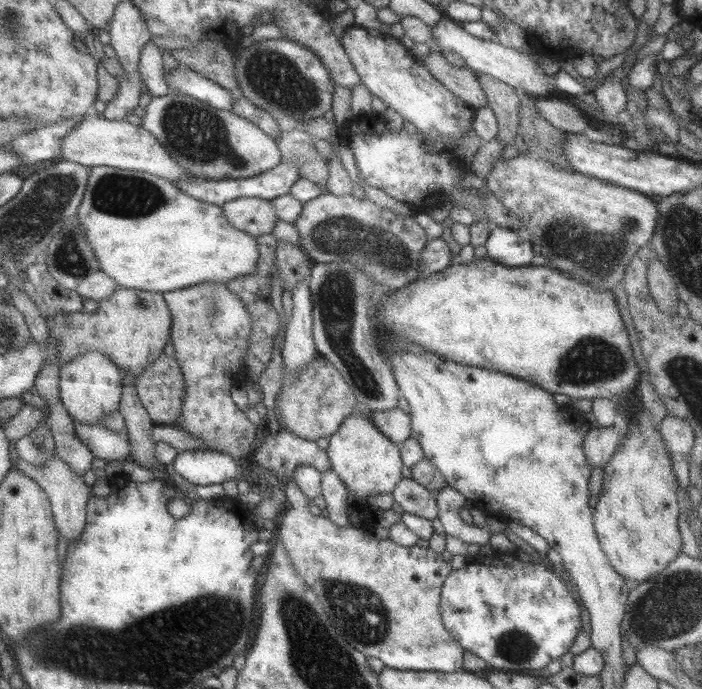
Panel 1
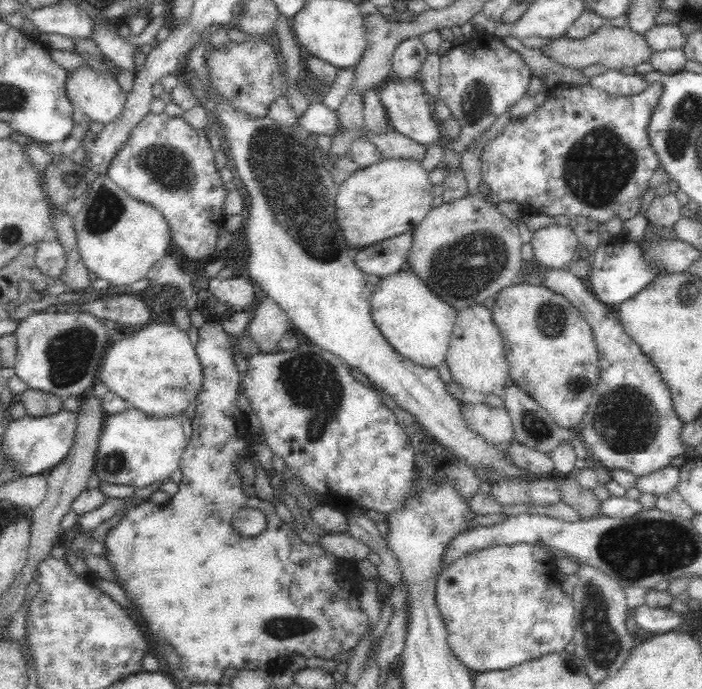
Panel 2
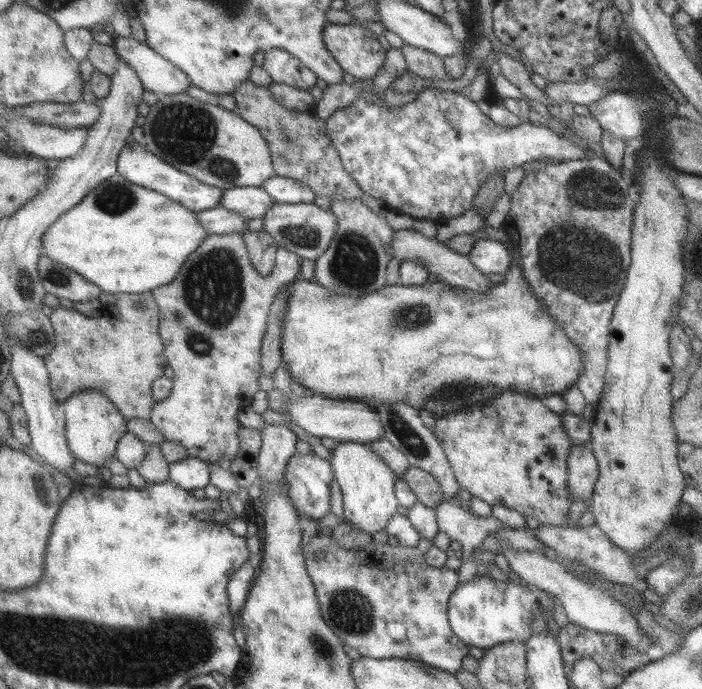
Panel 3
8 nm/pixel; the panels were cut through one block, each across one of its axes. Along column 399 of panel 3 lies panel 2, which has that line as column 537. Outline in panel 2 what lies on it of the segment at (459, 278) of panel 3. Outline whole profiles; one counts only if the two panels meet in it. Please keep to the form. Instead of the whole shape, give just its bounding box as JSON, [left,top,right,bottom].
[529,224,580,269]

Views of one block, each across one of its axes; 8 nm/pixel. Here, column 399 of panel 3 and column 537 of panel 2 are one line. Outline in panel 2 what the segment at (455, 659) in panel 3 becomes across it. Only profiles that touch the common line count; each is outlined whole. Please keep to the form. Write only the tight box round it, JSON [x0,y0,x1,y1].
[434,544,576,673]

